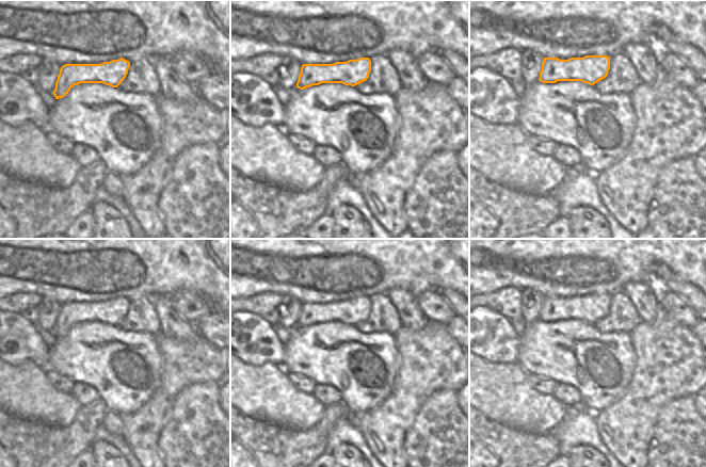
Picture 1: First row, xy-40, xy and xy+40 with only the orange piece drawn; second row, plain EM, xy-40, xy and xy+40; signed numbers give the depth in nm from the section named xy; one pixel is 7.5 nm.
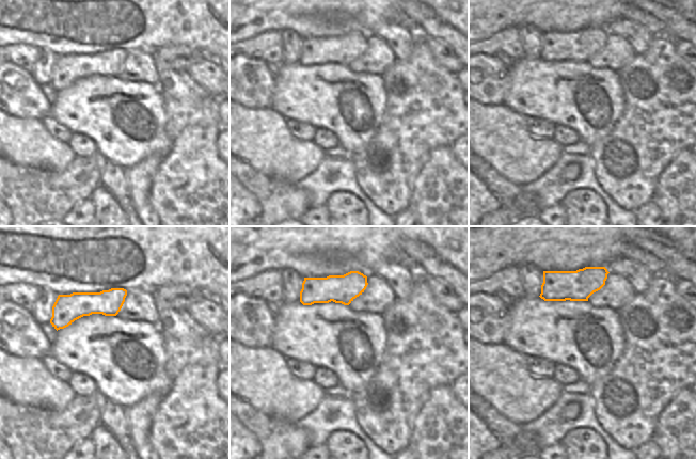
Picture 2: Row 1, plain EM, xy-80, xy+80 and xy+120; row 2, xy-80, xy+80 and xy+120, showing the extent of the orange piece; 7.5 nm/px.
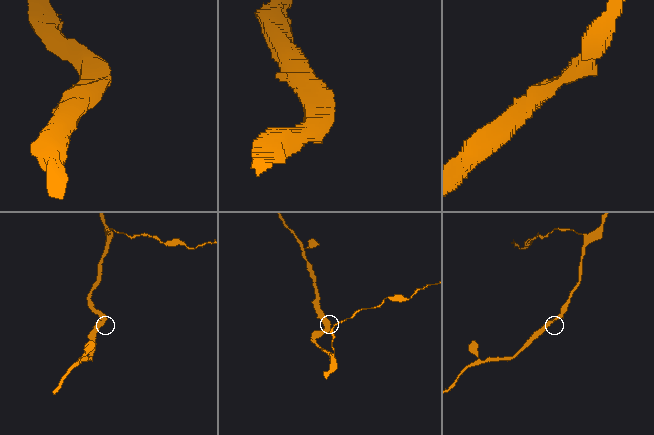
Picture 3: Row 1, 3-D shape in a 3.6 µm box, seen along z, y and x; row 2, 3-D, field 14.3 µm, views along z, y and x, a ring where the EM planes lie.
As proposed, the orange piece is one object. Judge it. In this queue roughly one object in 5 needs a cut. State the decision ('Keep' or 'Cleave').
Keep

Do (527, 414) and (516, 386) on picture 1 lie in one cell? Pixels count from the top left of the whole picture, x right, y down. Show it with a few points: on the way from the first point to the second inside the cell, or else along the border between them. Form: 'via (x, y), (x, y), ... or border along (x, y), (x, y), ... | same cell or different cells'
via (522, 407), (516, 402), (516, 392) | same cell

